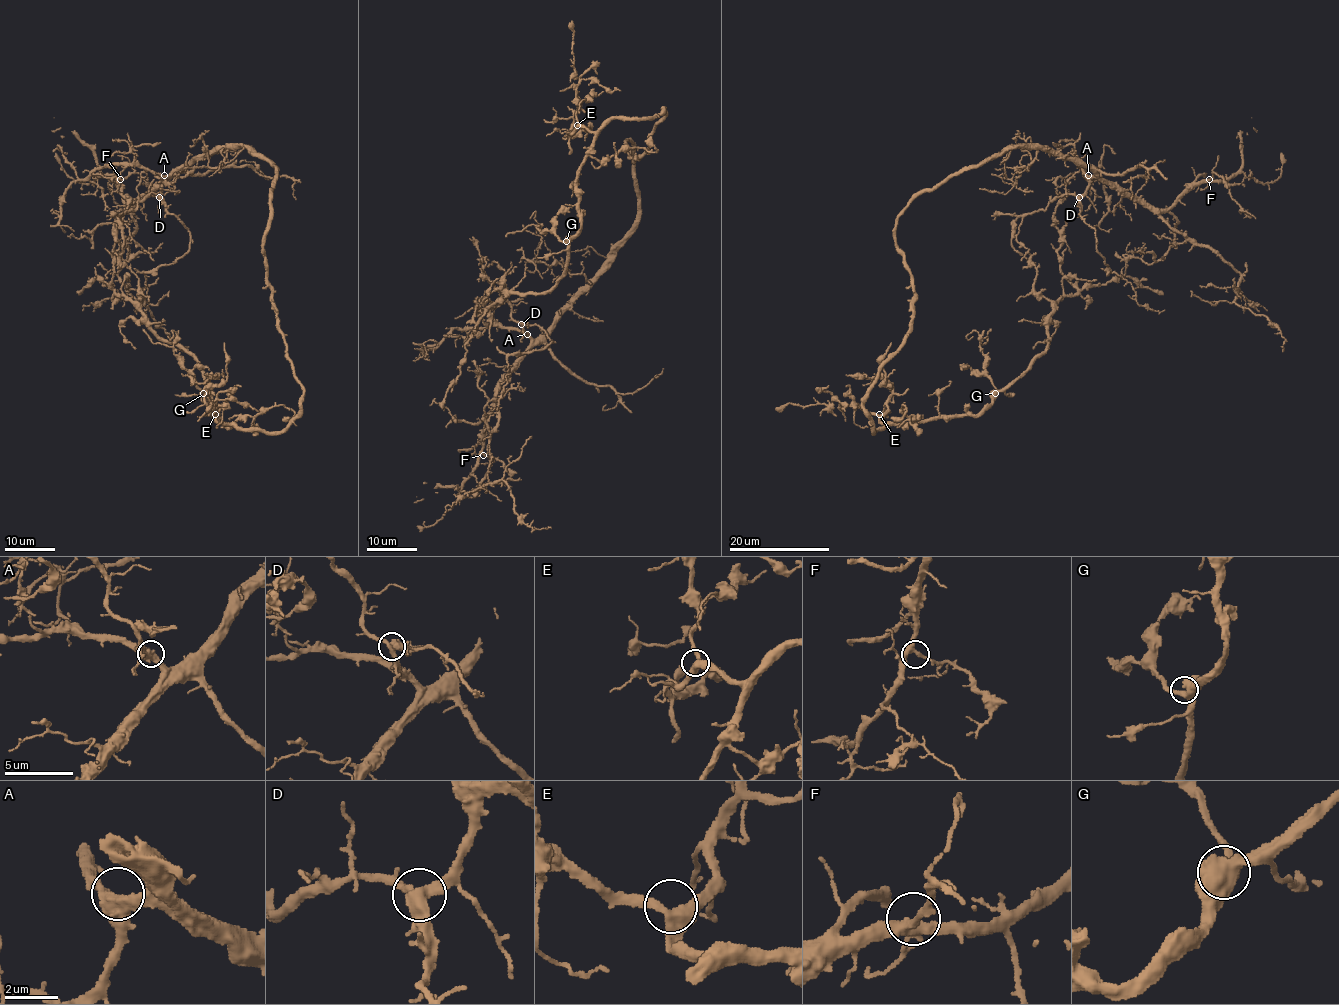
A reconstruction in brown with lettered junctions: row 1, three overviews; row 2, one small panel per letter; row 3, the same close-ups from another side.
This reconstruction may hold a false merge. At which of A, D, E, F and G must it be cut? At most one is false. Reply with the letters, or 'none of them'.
D

